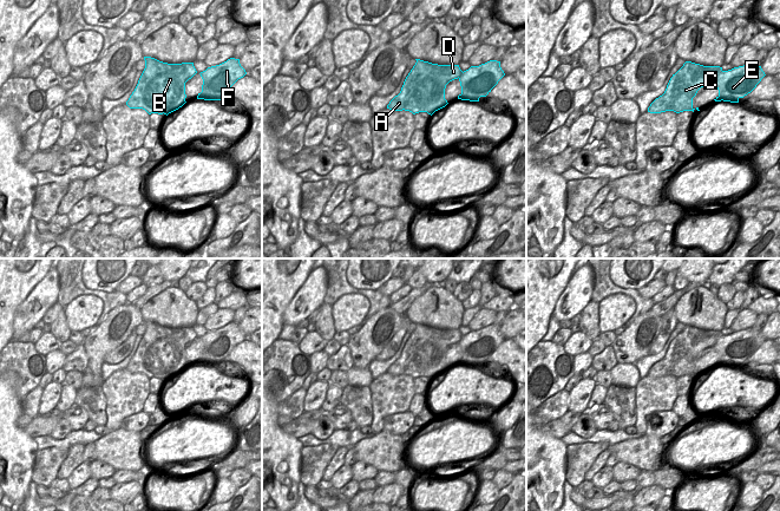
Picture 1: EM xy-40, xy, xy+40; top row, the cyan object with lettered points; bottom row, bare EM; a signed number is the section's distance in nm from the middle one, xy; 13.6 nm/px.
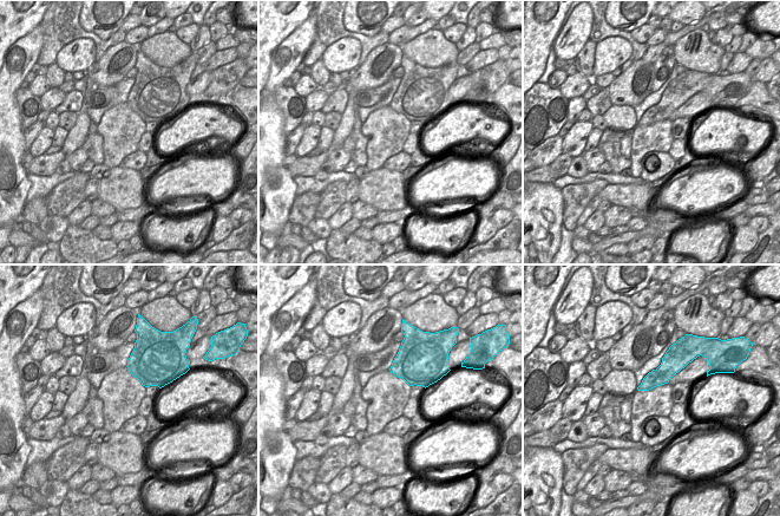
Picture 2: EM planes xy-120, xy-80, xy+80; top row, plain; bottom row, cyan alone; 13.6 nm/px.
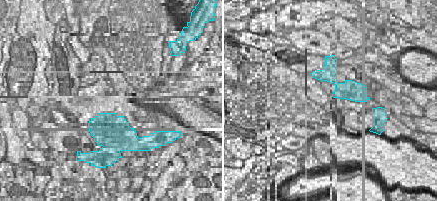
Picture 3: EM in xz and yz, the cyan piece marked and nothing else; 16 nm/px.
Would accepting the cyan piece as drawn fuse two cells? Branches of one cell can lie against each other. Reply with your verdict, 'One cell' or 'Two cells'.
Two cells

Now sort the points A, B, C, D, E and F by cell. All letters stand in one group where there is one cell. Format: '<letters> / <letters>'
A B C D / E F

